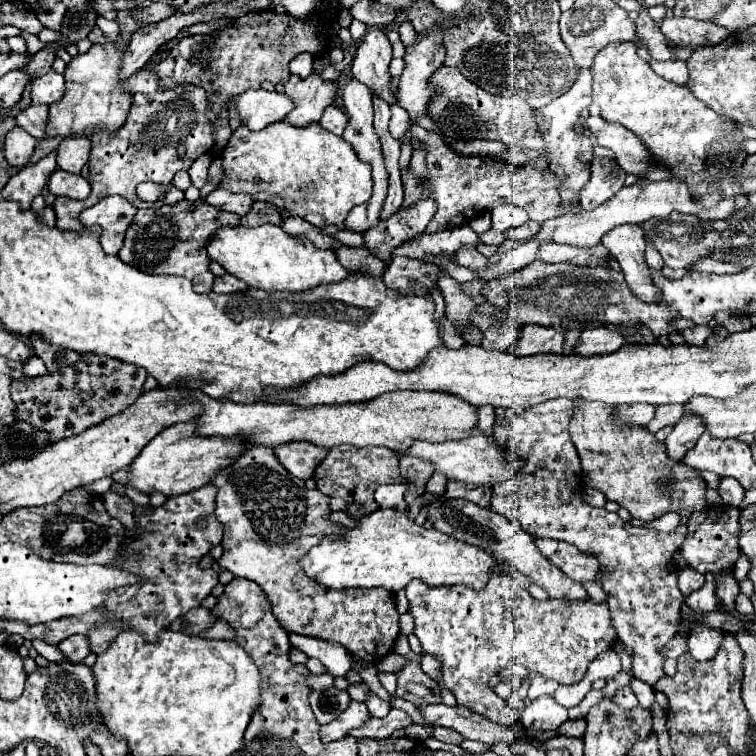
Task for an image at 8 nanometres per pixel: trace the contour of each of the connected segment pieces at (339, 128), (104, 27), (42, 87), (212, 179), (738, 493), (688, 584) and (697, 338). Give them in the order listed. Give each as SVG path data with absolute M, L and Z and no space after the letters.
M328 106L320 118L320 126L324 126L328 132L340 136L346 128L346 114L336 106Z
M98 16L98 18L96 18L96 24L100 26L100 30L102 30L104 34L108 34L108 38L112 38L112 40L118 38L118 32L120 32L120 30L118 30L118 26L116 26L112 20L106 20L104 16Z
M54 70L38 76L32 84L32 102L34 104L52 104L58 102L65 92L65 78Z
M214 158L210 164L210 172L208 172L208 182L204 184L204 188L200 188L200 198L206 198L212 190L216 190L222 184L224 178L224 170L222 170L222 160Z
M722 478L718 484L718 492L722 496L722 502L728 506L740 506L744 498L744 490L742 486L738 486L738 482L734 482L734 478Z
M688 567L677 571L677 580L682 594L688 596L688 594L692 594L694 590L702 588L705 583L705 575Z
M696 325L693 328L683 330L681 334L686 343L701 346L714 334L714 330L709 325Z

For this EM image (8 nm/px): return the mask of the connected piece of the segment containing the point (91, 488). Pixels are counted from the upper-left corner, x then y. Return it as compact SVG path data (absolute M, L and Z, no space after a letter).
M108 477L89 484L88 486L83 486L83 488L84 490L88 490L88 492L92 492L92 494L102 495L111 488L113 482L112 478Z

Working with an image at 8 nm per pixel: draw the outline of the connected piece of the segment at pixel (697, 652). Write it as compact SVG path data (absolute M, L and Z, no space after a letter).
M696 626L688 636L688 654L692 658L710 660L718 652L722 642L722 630L712 630L706 626Z

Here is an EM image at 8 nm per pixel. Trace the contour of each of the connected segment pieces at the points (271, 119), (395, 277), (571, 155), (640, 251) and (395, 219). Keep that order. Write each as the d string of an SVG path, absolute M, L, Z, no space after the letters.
M262 88L258 90L246 90L242 94L234 94L224 102L224 108L234 108L240 116L240 124L248 126L250 130L262 130L268 124L274 124L282 120L292 108L292 100L286 94L280 92L266 92Z
M392 258L388 264L384 284L390 290L398 290L402 294L428 294L430 288L436 286L436 278L442 272L436 264L430 262L414 262L416 258Z
M580 70L578 80L574 82L574 86L562 94L560 98L556 98L554 102L550 102L548 106L544 106L540 112L544 114L544 124L542 124L542 136L546 140L546 156L550 160L550 170L554 170L562 182L564 182L564 190L562 190L562 198L564 202L574 202L578 200L578 194L582 190L582 186L588 182L588 164L594 158L594 148L590 138L574 132L574 124L580 118L582 108L590 106L590 96L592 96L593 74L590 70Z
M618 226L602 236L606 250L618 260L626 284L642 302L658 302L658 286L654 286L650 268L644 258L646 240L640 226Z
M424 198L414 202L412 206L402 206L390 218L380 220L374 228L366 230L364 242L372 256L390 262L390 252L396 246L420 236L434 214L436 214L434 198Z

